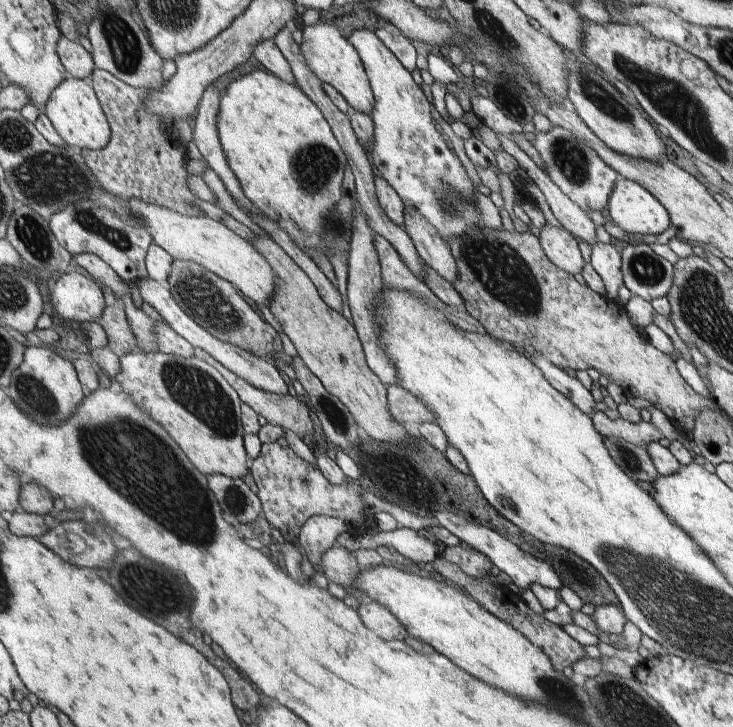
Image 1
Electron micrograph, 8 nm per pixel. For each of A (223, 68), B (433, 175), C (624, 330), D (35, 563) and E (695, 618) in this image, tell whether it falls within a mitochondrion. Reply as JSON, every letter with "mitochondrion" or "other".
{"A":"other","B":"mitochondrion","C":"other","D":"other","E":"mitochondrion"}

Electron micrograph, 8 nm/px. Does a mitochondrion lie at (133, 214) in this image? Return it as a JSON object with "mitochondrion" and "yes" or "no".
{"mitochondrion":"yes"}

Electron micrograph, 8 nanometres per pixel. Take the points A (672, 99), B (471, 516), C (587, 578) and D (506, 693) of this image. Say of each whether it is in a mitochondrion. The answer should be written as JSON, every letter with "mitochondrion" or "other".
{"A":"mitochondrion","B":"other","C":"mitochondrion","D":"other"}

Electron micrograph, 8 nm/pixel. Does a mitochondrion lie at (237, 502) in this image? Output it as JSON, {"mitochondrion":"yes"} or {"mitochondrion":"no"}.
{"mitochondrion":"yes"}

